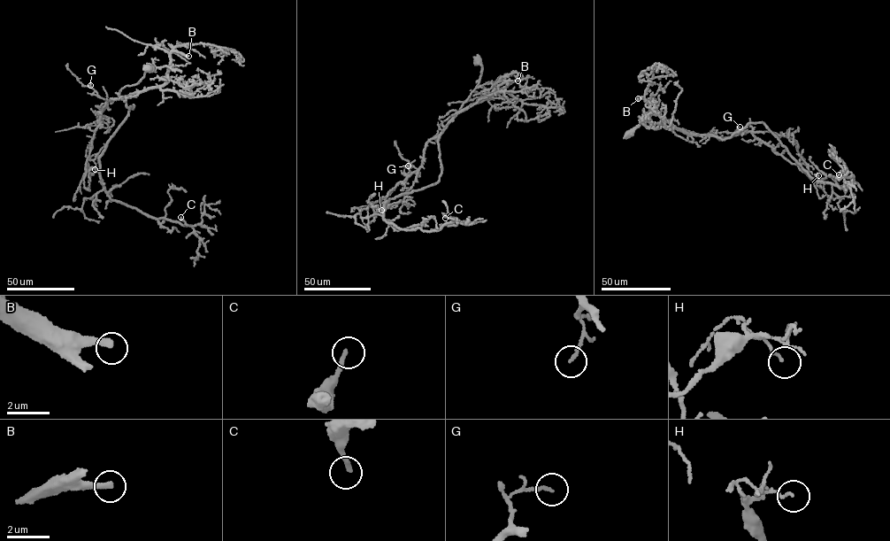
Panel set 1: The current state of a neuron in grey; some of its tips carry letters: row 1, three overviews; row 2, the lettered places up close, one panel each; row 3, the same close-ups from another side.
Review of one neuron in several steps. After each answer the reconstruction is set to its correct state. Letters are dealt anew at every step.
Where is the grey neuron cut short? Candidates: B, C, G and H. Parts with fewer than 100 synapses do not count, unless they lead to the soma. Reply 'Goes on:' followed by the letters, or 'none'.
Goes on: B

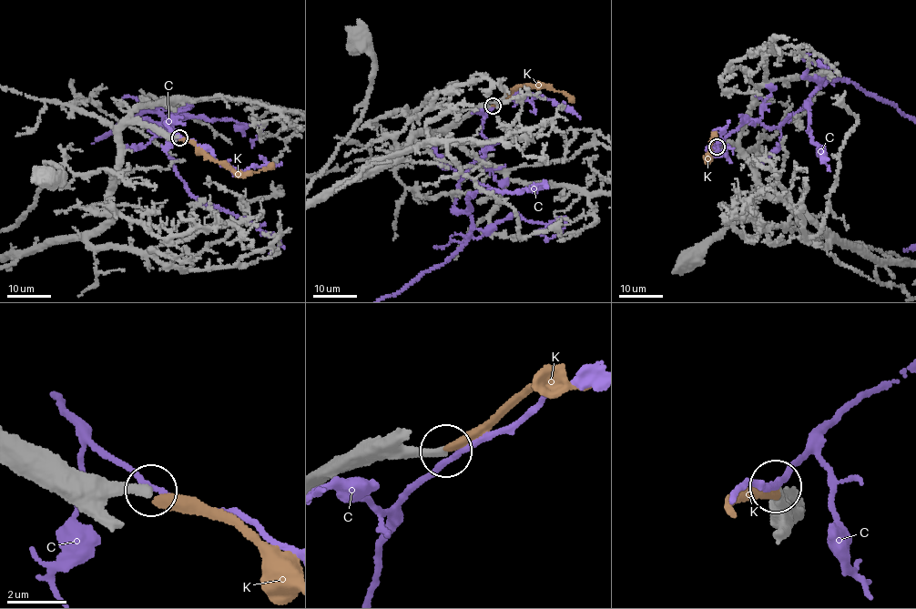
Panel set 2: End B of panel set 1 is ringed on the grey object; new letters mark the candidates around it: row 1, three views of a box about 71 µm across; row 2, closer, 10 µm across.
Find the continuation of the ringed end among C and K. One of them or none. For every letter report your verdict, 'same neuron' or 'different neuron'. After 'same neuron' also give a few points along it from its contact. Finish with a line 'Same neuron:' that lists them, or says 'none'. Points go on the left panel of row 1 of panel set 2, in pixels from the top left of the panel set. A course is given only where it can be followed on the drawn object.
C: different neuron
K: different neuron
Same neuron: none

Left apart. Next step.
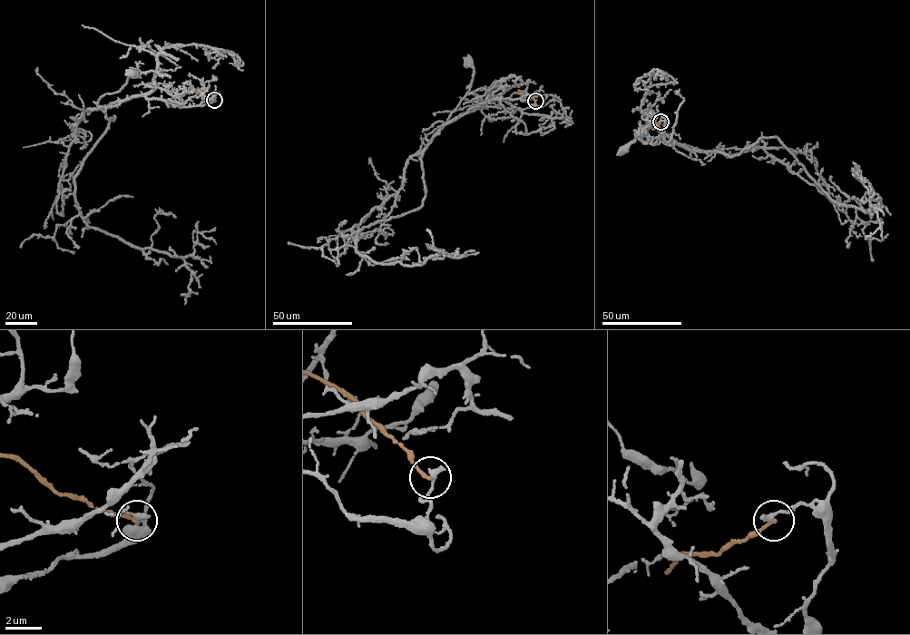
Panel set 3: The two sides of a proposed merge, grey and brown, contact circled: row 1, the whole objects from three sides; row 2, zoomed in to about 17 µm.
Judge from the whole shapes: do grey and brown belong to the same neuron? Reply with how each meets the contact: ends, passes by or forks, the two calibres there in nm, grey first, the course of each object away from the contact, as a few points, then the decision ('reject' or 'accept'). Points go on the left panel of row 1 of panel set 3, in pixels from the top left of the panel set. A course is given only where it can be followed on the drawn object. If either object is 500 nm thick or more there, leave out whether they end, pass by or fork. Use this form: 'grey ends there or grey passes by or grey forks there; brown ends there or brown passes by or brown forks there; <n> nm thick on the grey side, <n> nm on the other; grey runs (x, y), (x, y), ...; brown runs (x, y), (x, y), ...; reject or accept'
grey ends there; brown ends there; 320 nm thick on the grey side, 190 nm on the other; grey runs (214, 100), (184, 107), (134, 96), (98, 106), (99, 98), (120, 91), (132, 68), (136, 71), (130, 73); brown runs (214, 100), (190, 90), (187, 92); reject

